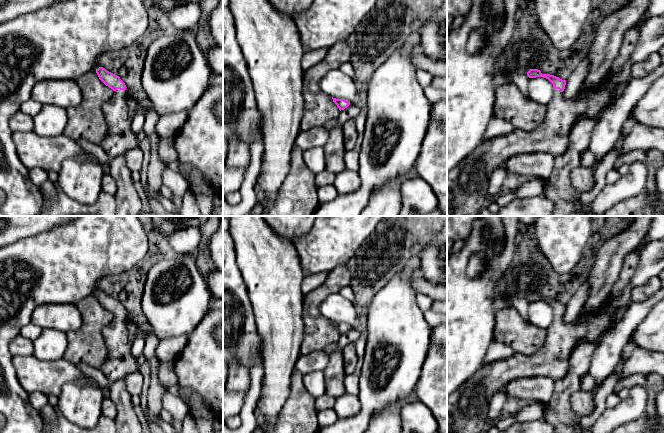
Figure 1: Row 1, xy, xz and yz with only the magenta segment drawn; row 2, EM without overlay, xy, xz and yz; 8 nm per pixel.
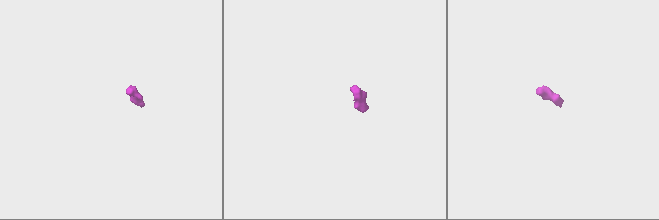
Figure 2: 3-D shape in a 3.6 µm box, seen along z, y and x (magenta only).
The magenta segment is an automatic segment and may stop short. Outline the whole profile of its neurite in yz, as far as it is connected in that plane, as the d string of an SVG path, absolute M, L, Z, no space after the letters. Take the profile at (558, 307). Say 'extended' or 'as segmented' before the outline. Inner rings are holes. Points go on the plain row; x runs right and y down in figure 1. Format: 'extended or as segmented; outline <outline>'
extended; outline M634 249L625 256L619 276L605 306L597 312L578 316L570 323L565 323L562 319L566 304L554 299L542 298L538 293L530 293L527 296L529 302L546 302L555 313L551 326L546 330L547 334L543 345L532 355L517 353L509 358L483 364L459 389L451 393L447 397L447 412L454 418L454 421L448 426L449 433L482 433L488 419L488 409L492 397L497 392L502 391L510 381L541 376L549 377L554 381L564 378L569 372L570 355L574 349L582 342L595 342L600 336L608 332L612 324L618 324L622 320L627 306L614 310L611 304L632 279L638 266L641 251L641 249Z

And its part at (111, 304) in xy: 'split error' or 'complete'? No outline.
split error

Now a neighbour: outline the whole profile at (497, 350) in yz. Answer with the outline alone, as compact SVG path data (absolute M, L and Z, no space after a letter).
M494 339L486 352L483 364L509 358L515 354L517 354L517 352L510 346L507 346L504 343L498 342Z

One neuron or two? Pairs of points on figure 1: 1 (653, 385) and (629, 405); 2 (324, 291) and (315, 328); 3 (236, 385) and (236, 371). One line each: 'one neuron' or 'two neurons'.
1: two neurons
2: one neuron
3: one neuron

